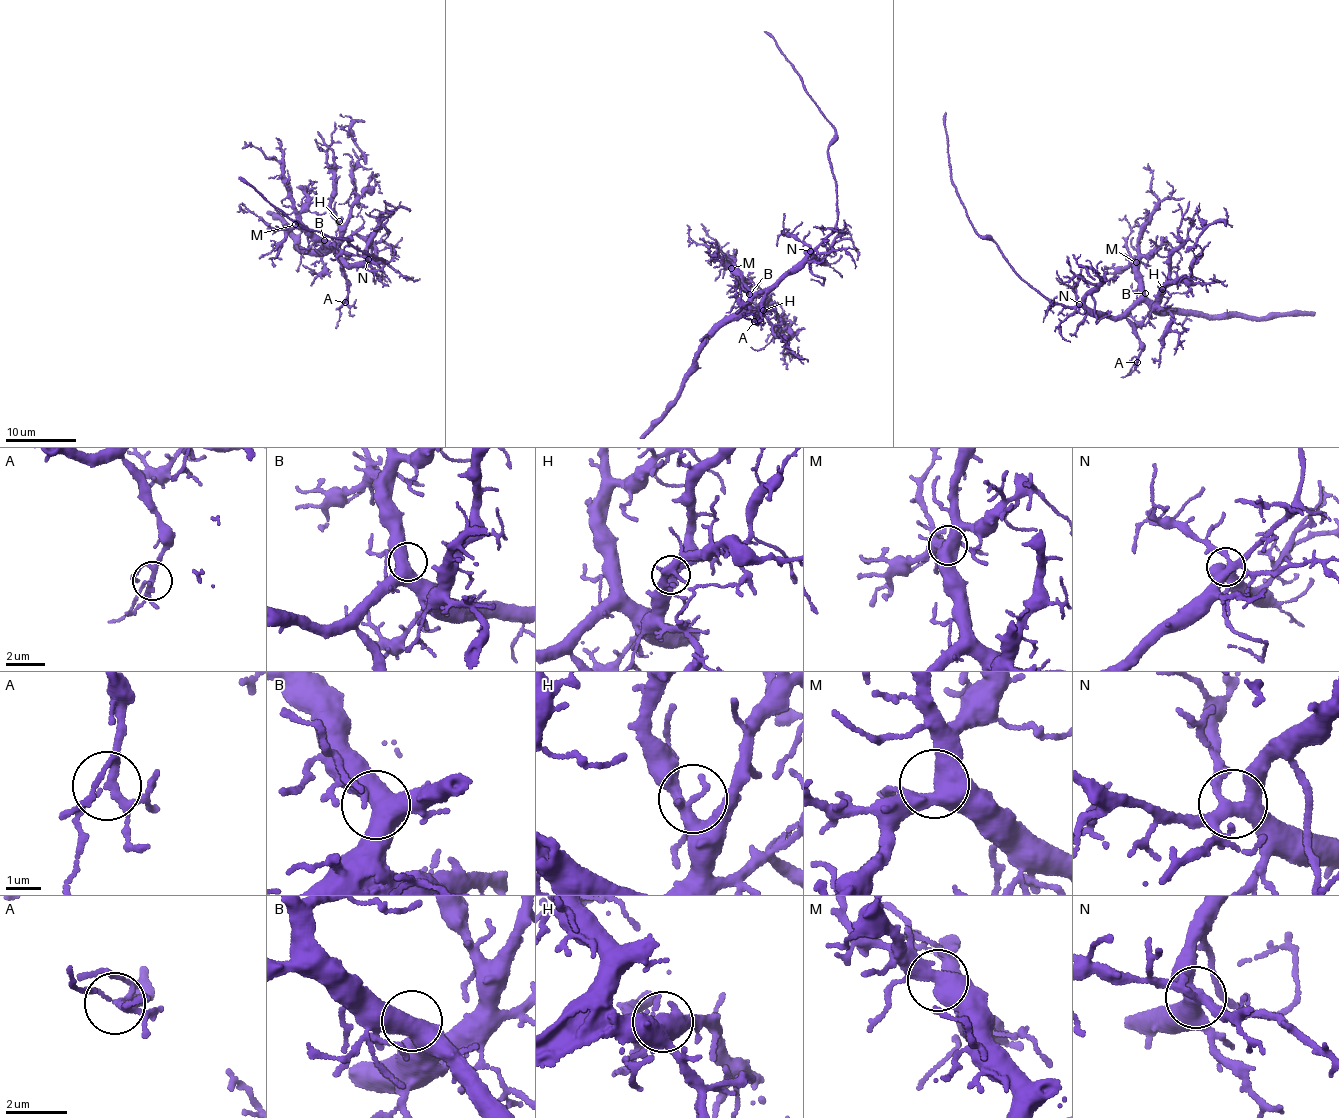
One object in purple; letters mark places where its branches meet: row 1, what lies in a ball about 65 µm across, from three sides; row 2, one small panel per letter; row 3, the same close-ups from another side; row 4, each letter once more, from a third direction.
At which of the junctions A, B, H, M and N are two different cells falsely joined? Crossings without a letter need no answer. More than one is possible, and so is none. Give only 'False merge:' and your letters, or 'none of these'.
False merge: none of these

